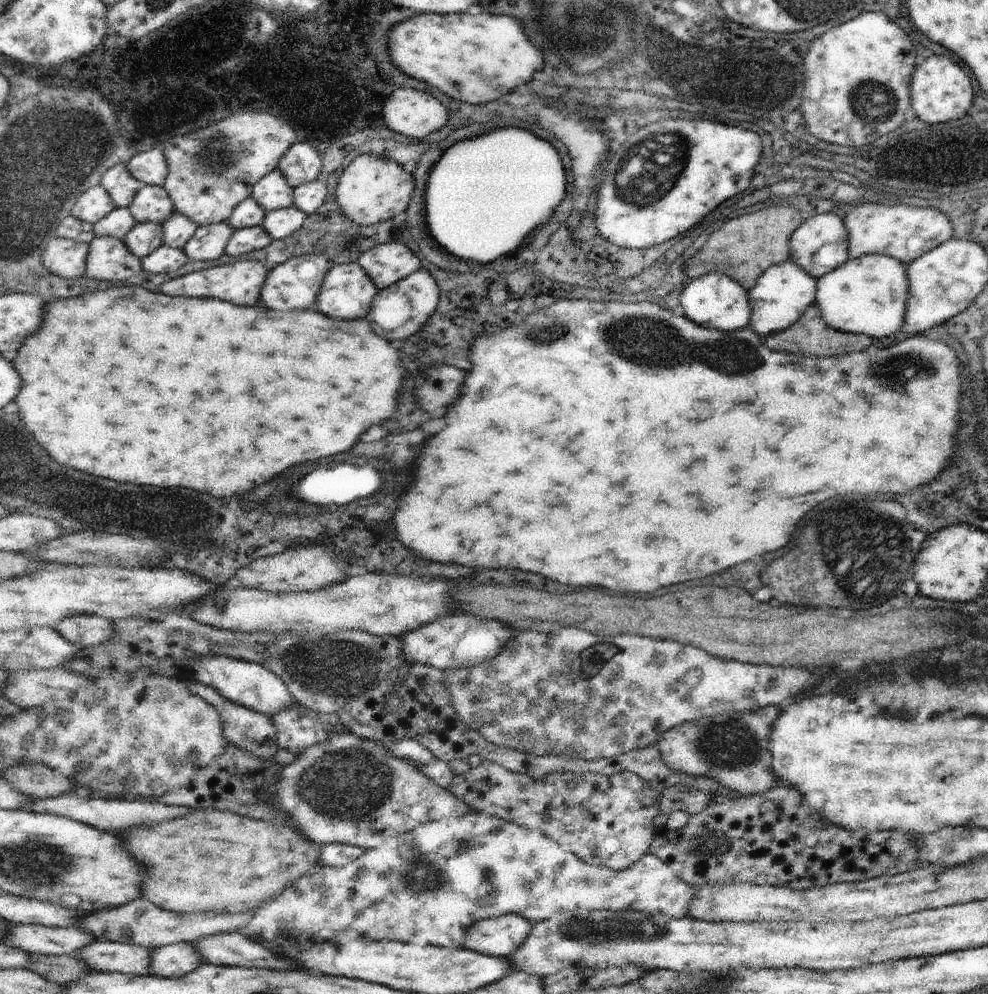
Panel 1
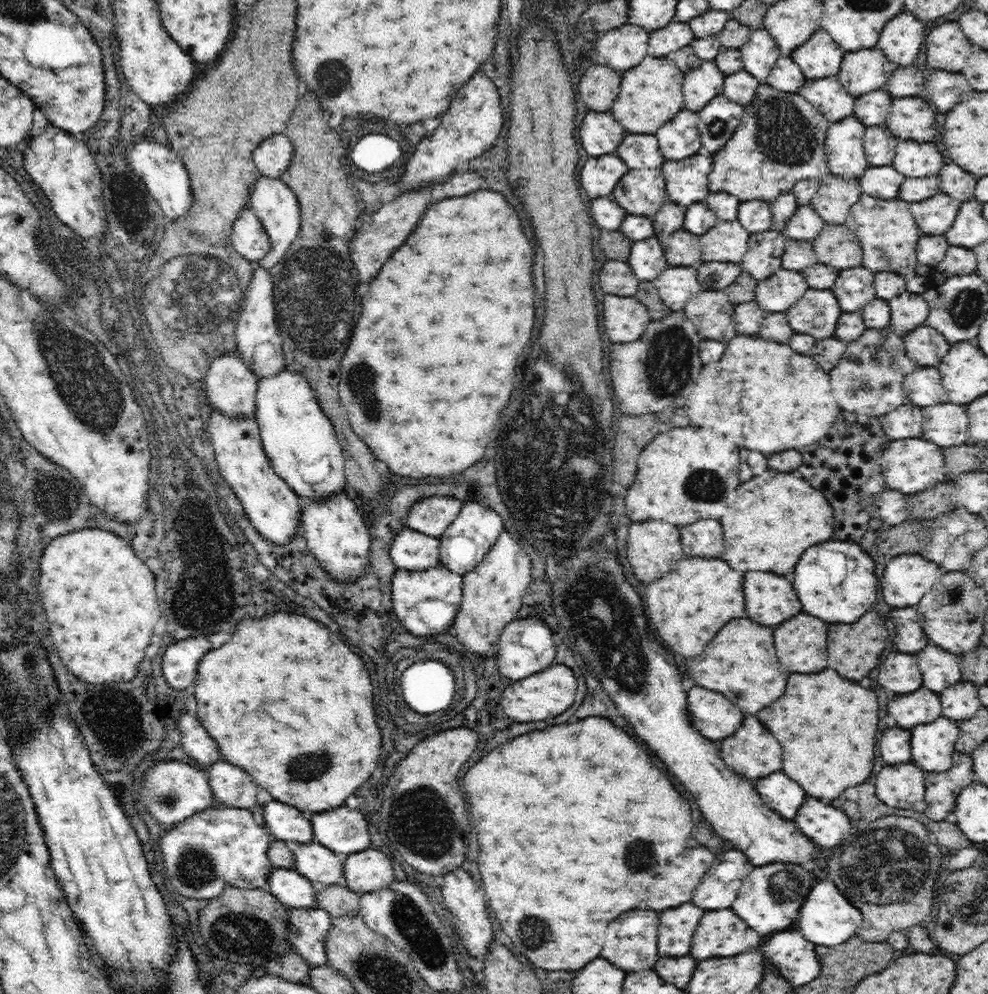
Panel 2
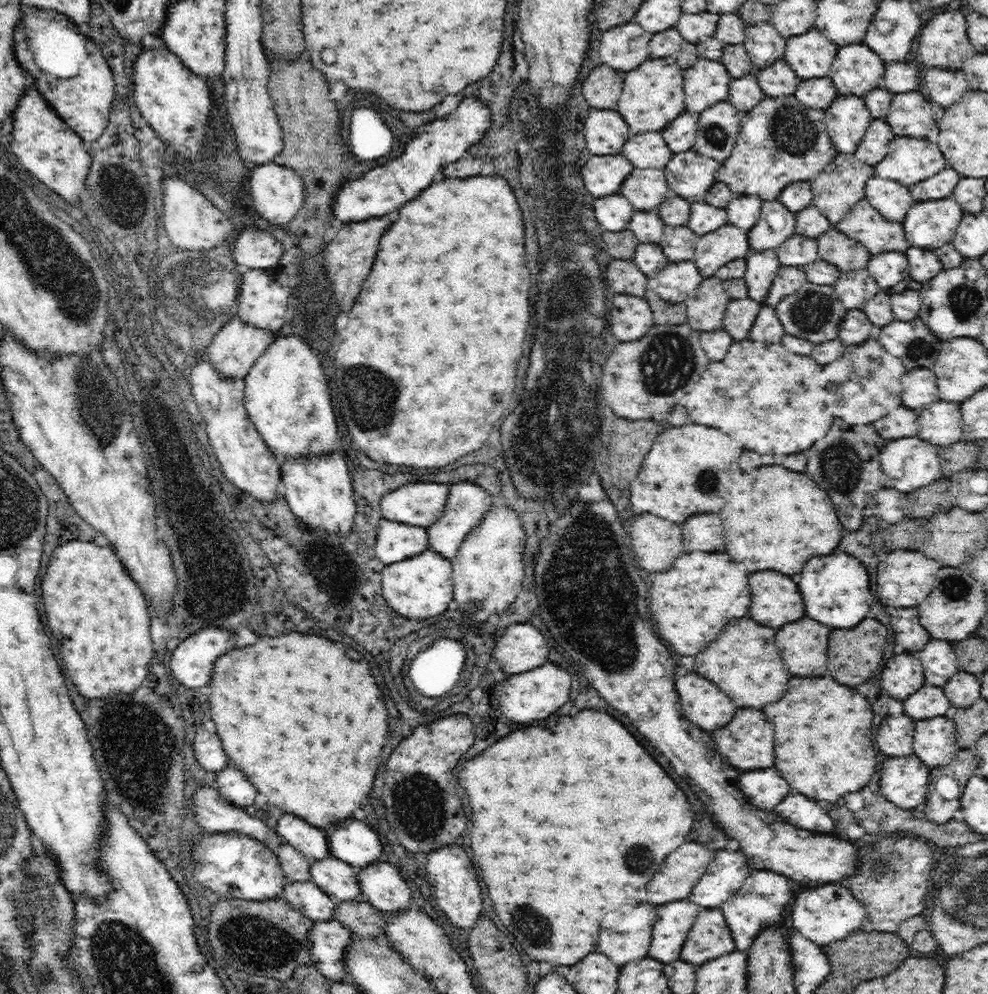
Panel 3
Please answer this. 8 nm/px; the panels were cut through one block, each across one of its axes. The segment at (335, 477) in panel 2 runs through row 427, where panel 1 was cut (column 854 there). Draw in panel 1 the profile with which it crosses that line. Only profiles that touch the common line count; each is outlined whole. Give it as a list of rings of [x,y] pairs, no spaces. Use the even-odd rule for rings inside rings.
[[[865,254],[849,258],[836,270],[821,276],[816,282],[814,304],[820,308],[824,324],[846,334],[865,334],[875,338],[877,344],[884,344],[880,338],[900,334],[910,290],[906,276],[908,266],[890,255]]]

